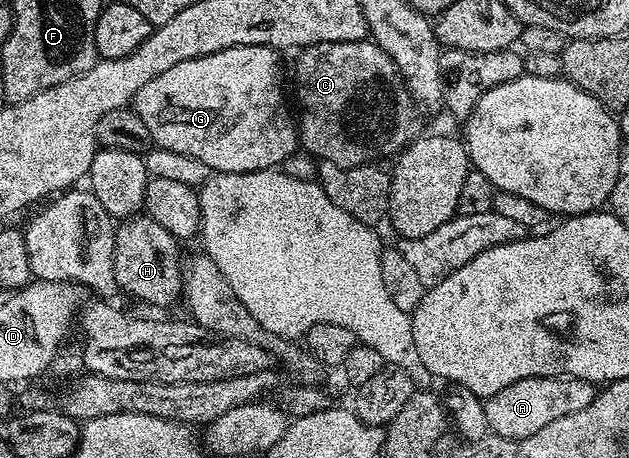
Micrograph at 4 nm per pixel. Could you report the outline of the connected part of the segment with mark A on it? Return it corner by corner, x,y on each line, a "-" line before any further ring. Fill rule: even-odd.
531,377
518,379
518,383
510,383
484,401
486,423
495,436
514,439
526,439
526,435
534,435
534,431
542,431
546,423
554,423
554,419
562,419
562,415
574,415
574,411
582,411
582,407
590,407
596,397
597,386
586,379
577,377

